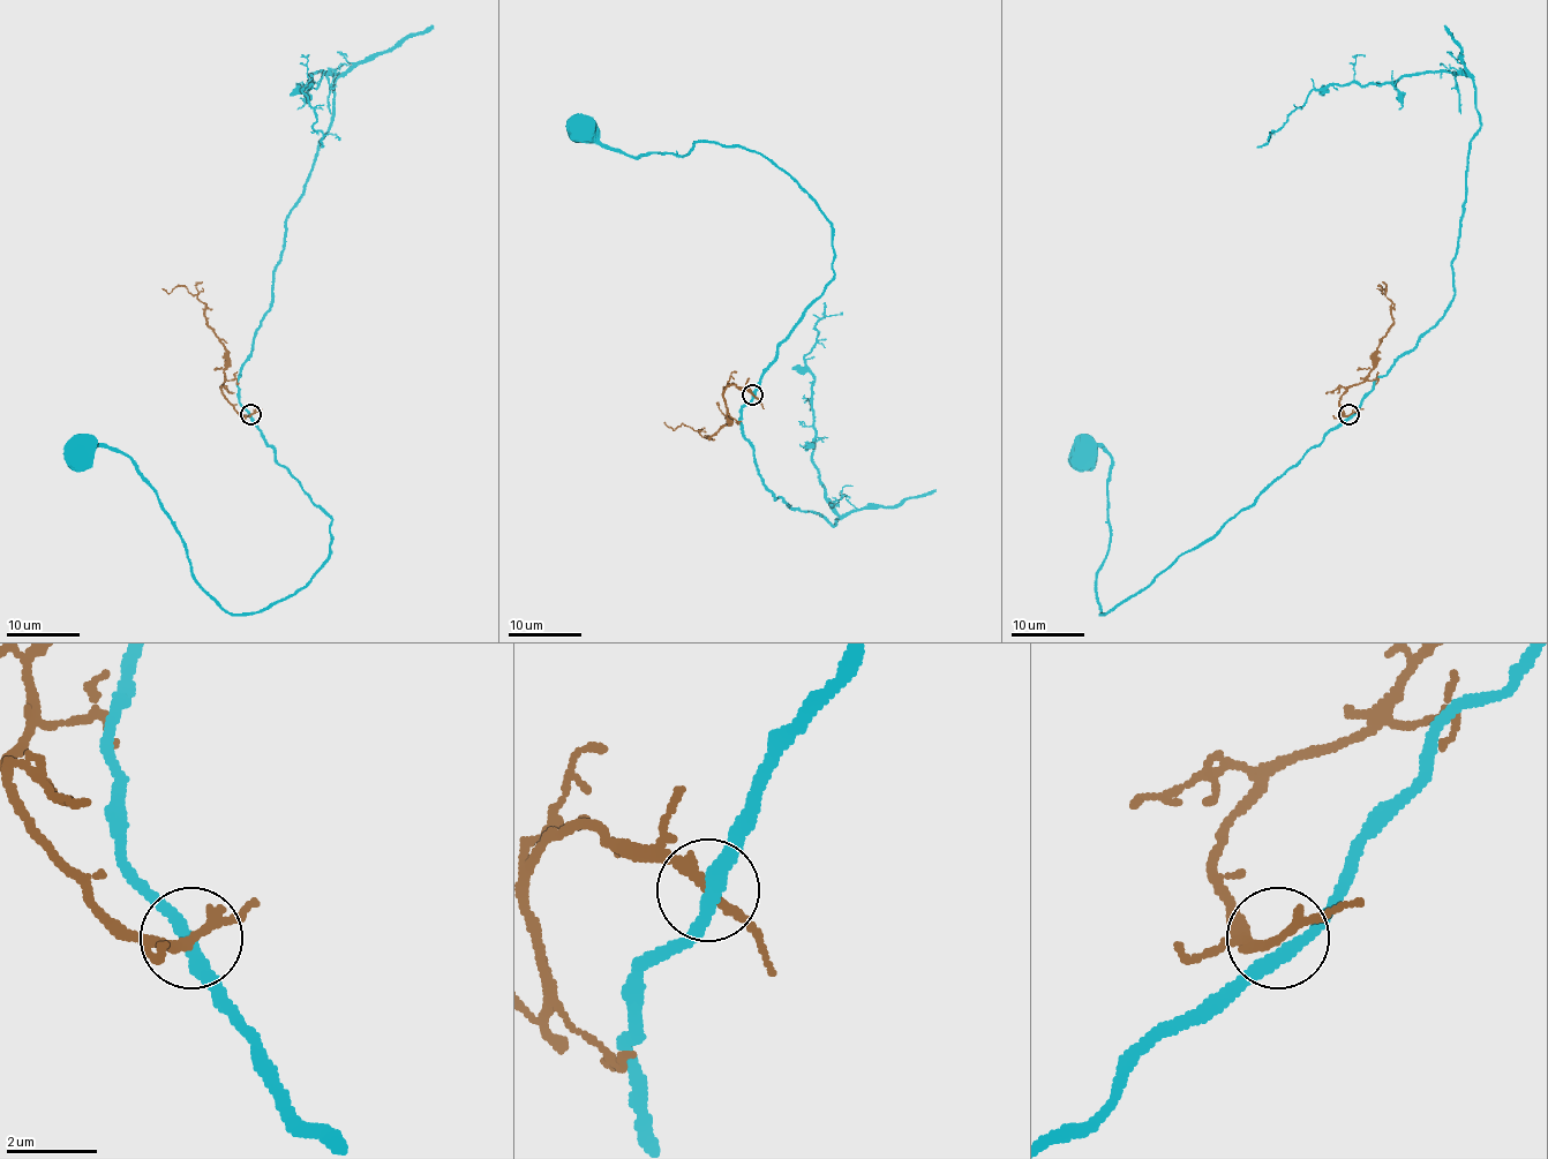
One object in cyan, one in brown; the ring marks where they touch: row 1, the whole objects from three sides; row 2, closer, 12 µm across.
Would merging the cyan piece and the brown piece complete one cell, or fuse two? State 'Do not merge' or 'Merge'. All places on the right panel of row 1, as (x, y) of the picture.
Do not merge

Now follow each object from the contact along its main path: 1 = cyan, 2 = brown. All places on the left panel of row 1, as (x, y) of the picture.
1: (250, 416), (332, 520), (330, 556), (254, 614), (228, 614), (195, 578), (128, 456), (79, 456)
2: (250, 414), (241, 414), (220, 389), (226, 351), (208, 324), (204, 305), (185, 286), (167, 292), (163, 288)

